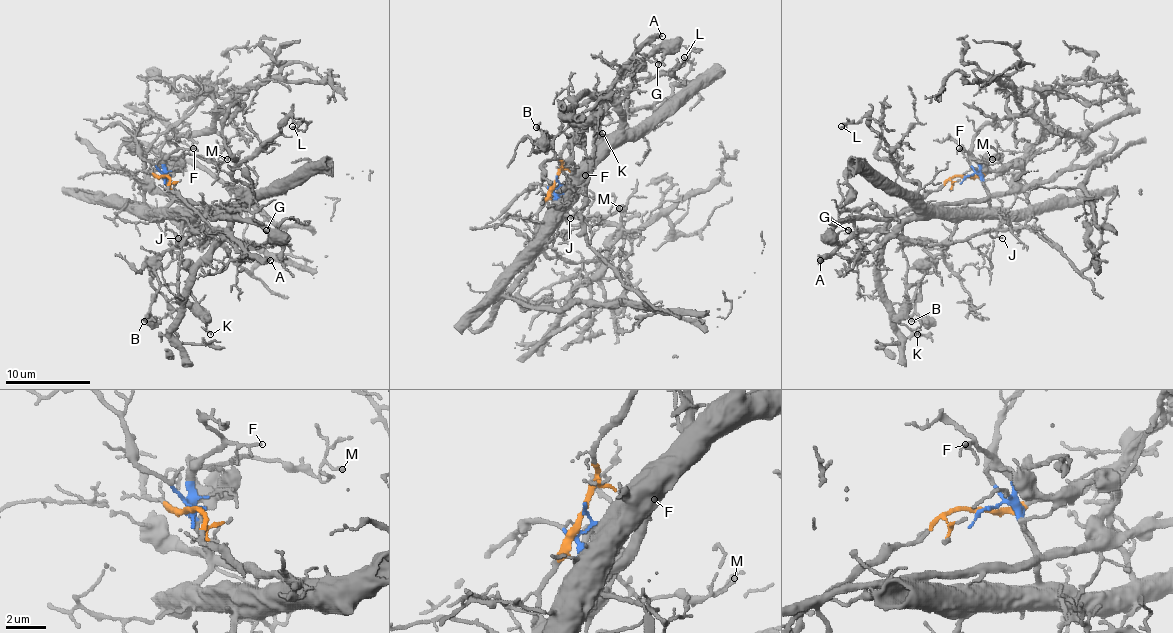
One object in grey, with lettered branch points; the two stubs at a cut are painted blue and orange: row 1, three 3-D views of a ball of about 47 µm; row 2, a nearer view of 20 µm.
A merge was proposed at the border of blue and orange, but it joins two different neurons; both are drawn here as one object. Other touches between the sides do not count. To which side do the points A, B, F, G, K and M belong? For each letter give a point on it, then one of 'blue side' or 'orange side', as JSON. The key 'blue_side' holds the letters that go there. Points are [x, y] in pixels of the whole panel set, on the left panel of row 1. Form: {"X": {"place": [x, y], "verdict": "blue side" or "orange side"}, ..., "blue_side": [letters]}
{"A": {"place": [270, 260], "verdict": "orange side"}, "B": {"place": [144, 321], "verdict": "orange side"}, "F": {"place": [193, 148], "verdict": "blue side"}, "G": {"place": [266, 230], "verdict": "orange side"}, "K": {"place": [210, 334], "verdict": "orange side"}, "M": {"place": [227, 159], "verdict": "blue side"}, "blue_side": ["F", "M"]}

